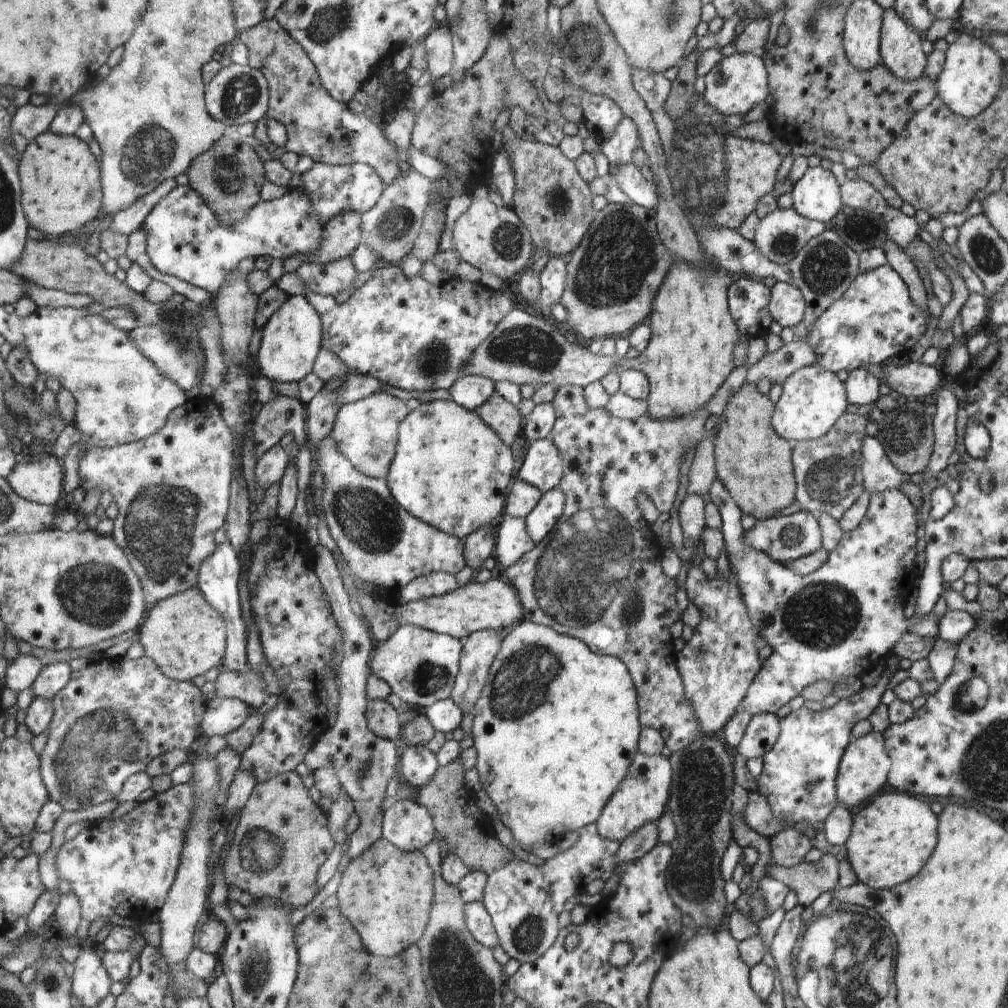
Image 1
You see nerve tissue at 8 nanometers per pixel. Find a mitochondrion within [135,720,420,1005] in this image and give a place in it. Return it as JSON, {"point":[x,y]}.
{"point":[256,968]}

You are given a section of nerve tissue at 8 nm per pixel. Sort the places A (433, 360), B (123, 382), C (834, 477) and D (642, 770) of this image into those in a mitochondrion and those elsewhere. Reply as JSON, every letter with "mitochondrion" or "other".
{"A":"mitochondrion","B":"mitochondrion","C":"mitochondrion","D":"other"}

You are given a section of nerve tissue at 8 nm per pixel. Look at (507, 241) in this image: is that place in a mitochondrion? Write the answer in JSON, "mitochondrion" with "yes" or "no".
{"mitochondrion":"yes"}

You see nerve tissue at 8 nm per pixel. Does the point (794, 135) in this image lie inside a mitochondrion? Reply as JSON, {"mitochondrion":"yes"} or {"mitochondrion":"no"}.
{"mitochondrion":"no"}

